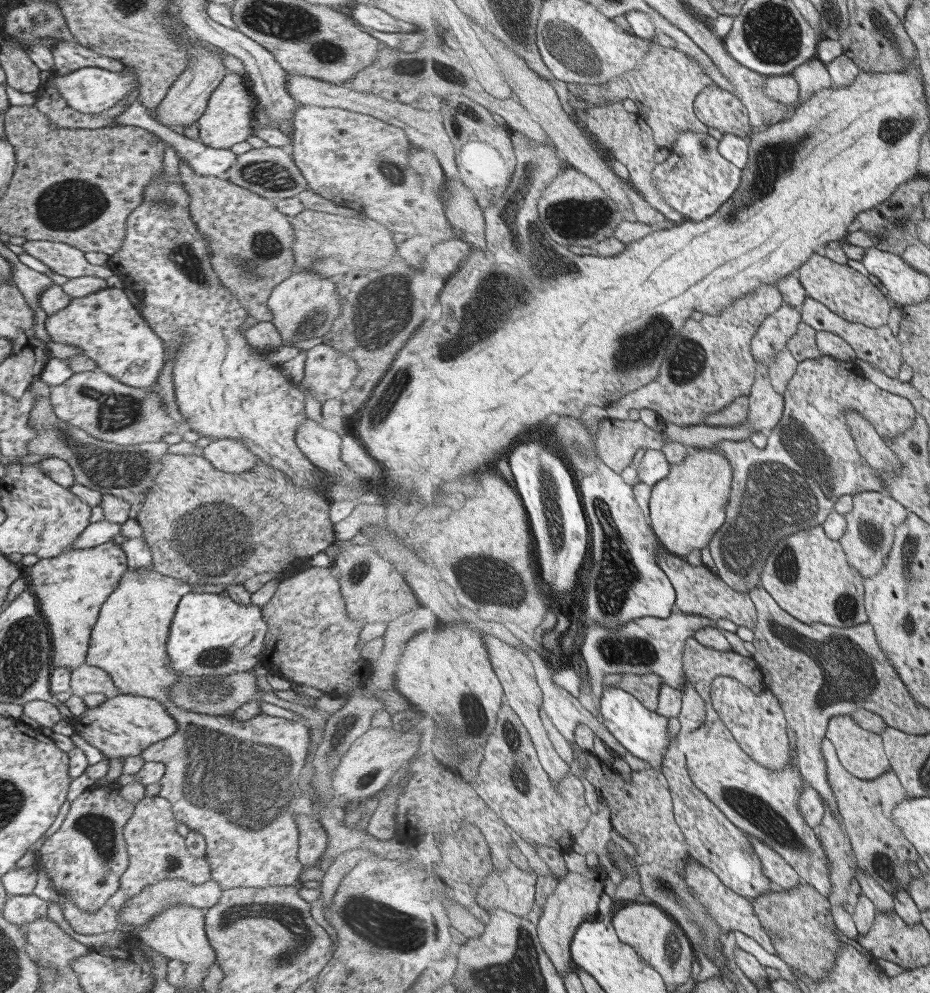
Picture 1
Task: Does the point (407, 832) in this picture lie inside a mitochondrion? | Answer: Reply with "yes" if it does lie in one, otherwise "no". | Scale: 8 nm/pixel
no

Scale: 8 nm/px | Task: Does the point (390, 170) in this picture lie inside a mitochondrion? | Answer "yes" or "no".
yes

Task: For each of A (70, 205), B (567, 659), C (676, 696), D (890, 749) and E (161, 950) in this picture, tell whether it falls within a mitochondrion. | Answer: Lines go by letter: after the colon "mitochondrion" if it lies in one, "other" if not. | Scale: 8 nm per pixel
A: mitochondrion
B: other
C: other
D: other
E: other

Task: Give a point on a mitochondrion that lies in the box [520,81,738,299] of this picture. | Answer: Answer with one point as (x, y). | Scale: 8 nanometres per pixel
(575, 221)

